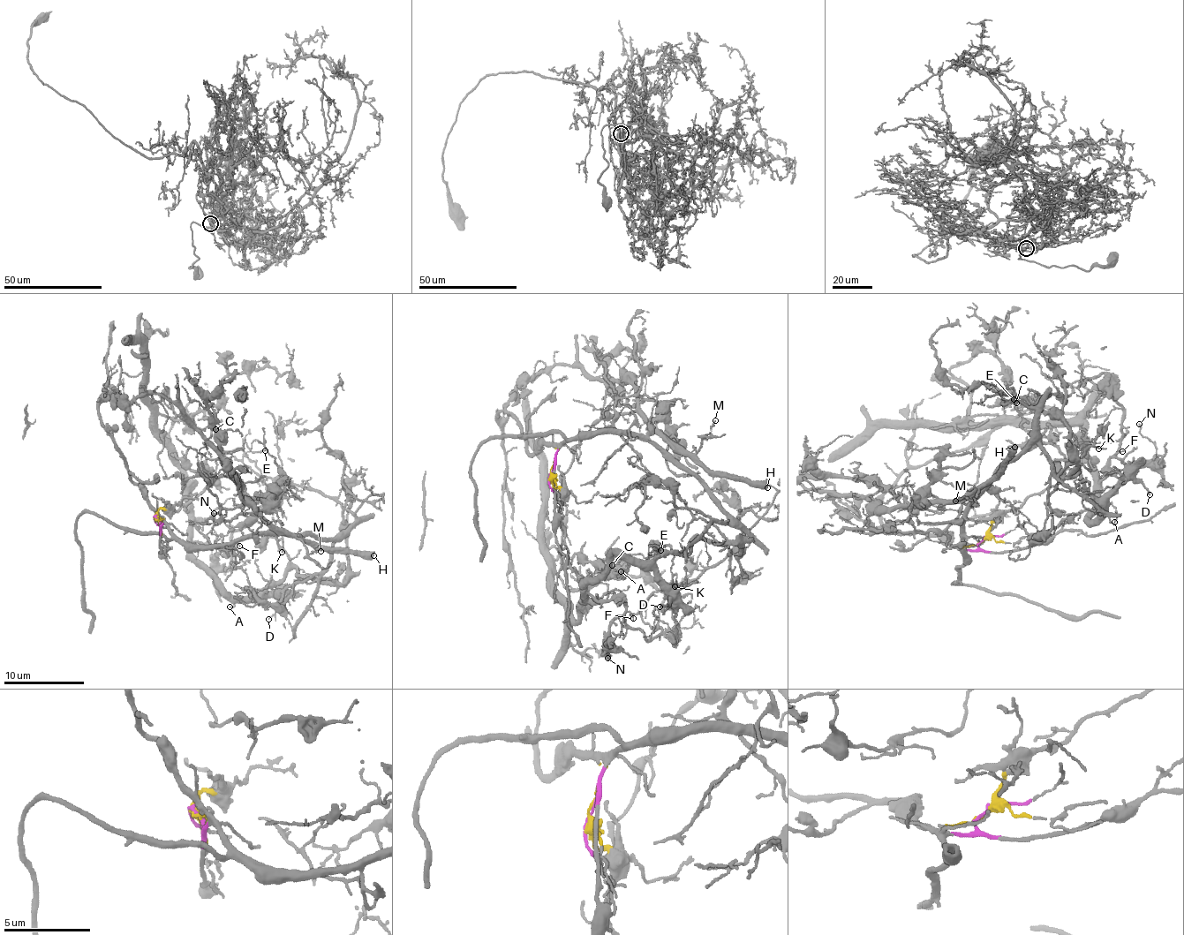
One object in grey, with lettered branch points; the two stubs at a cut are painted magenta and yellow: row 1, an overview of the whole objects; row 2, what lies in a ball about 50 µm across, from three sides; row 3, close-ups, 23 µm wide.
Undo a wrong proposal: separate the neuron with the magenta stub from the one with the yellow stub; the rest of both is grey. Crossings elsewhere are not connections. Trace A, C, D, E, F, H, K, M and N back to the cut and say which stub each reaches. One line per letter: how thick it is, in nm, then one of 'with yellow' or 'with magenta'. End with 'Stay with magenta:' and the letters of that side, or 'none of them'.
A: 140 nm | with yellow
C: 160 nm | with yellow
D: 80 nm | with yellow
E: 130 nm | with yellow
F: 110 nm | with yellow
H: 600 nm | with magenta
K: 130 nm | with yellow
M: 130 nm | with magenta
N: 150 nm | with yellow
Stay with magenta: H, M

